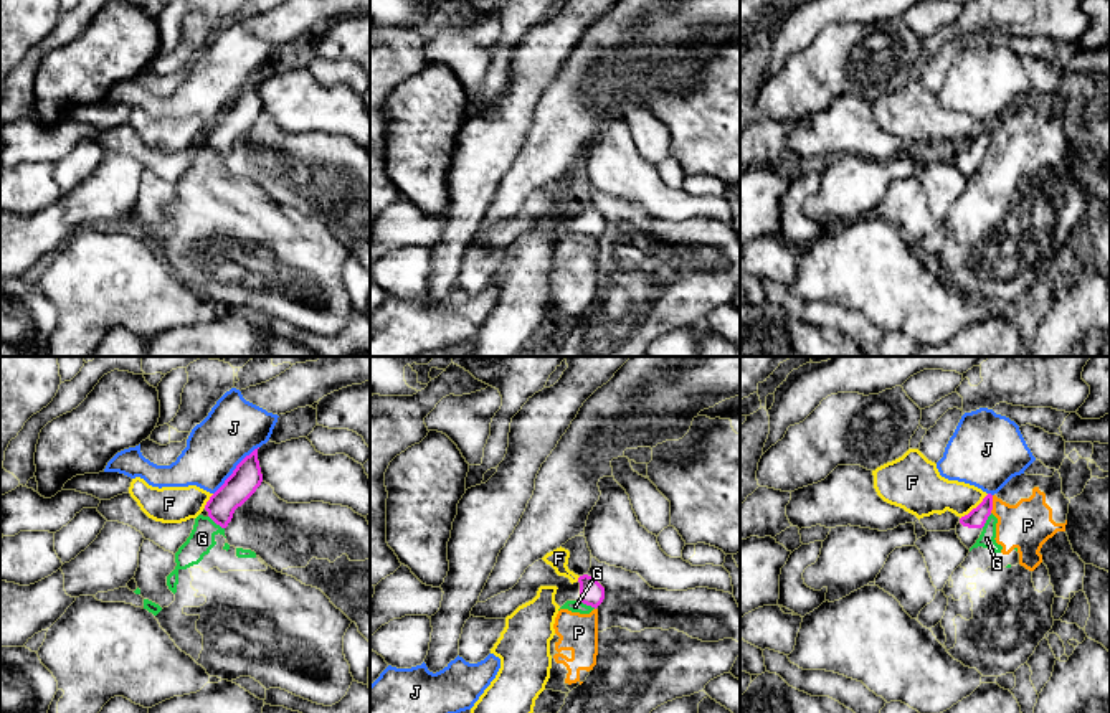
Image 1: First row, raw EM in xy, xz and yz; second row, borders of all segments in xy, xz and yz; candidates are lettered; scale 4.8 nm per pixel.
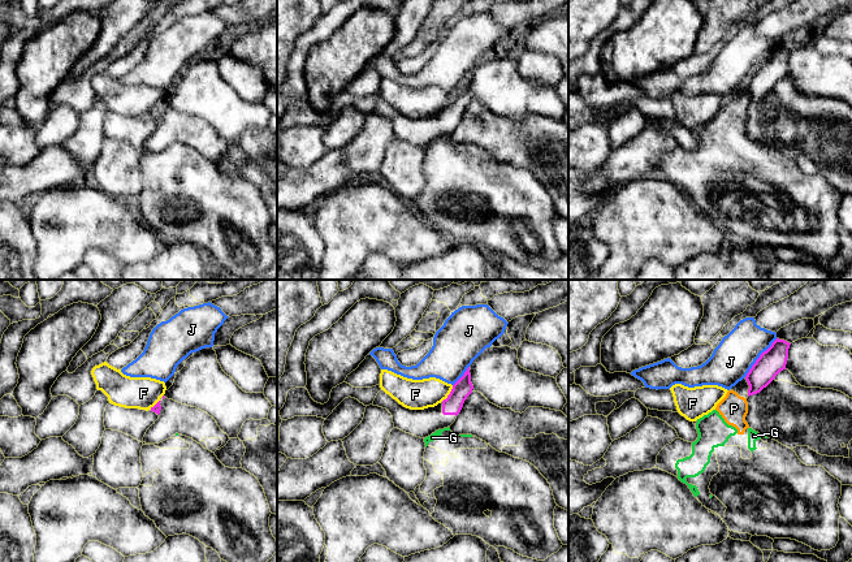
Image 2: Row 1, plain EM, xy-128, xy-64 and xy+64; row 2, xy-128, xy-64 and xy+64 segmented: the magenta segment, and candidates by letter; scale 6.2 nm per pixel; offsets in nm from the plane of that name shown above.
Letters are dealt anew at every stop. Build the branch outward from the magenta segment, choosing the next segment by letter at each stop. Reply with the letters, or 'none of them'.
none of them

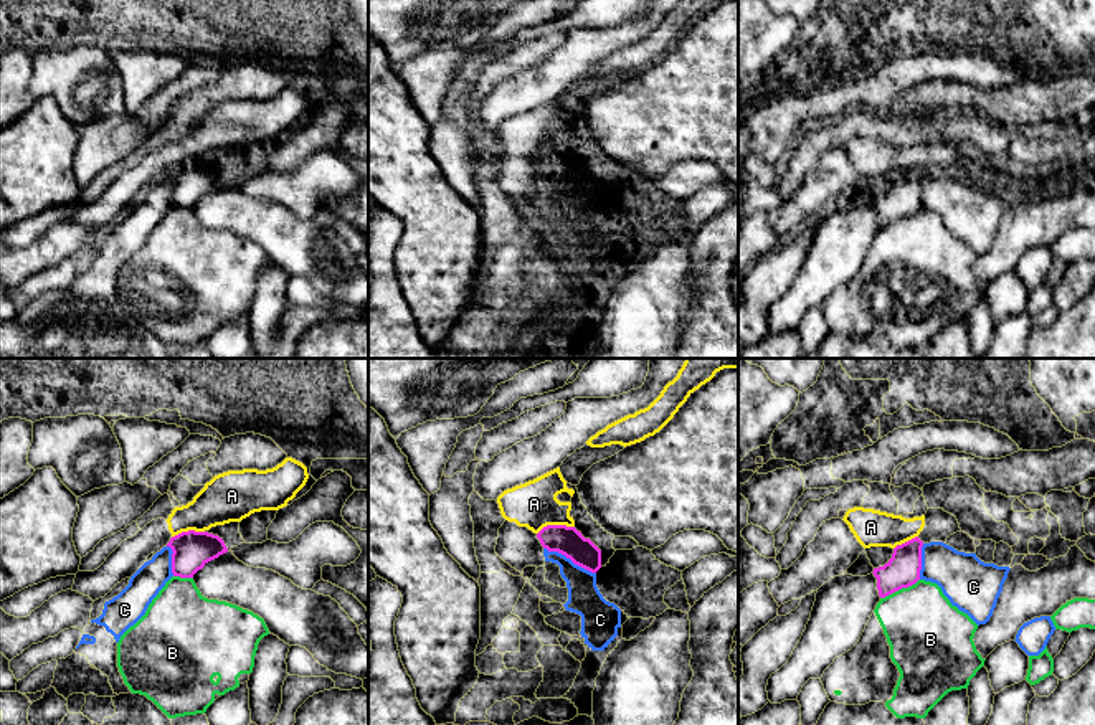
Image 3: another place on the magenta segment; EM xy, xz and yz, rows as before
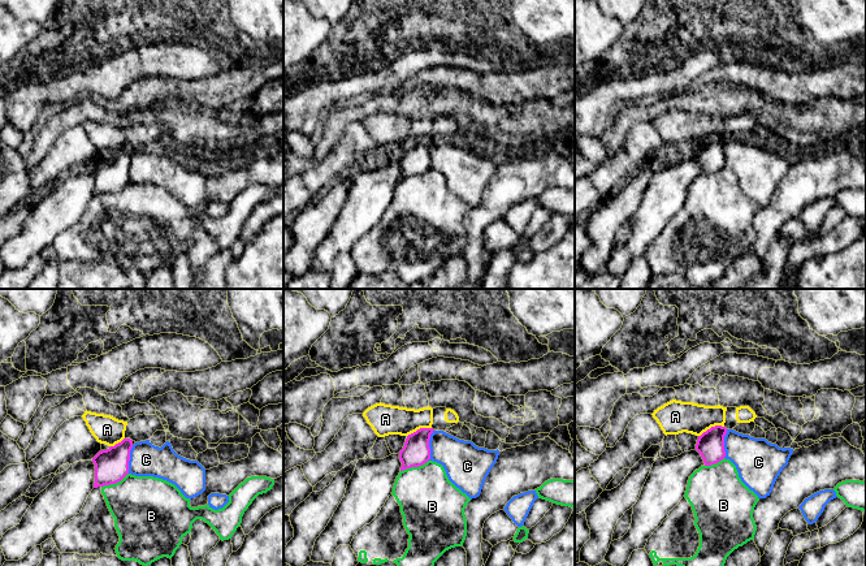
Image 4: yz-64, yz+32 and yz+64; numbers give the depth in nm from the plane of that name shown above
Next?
none of them

